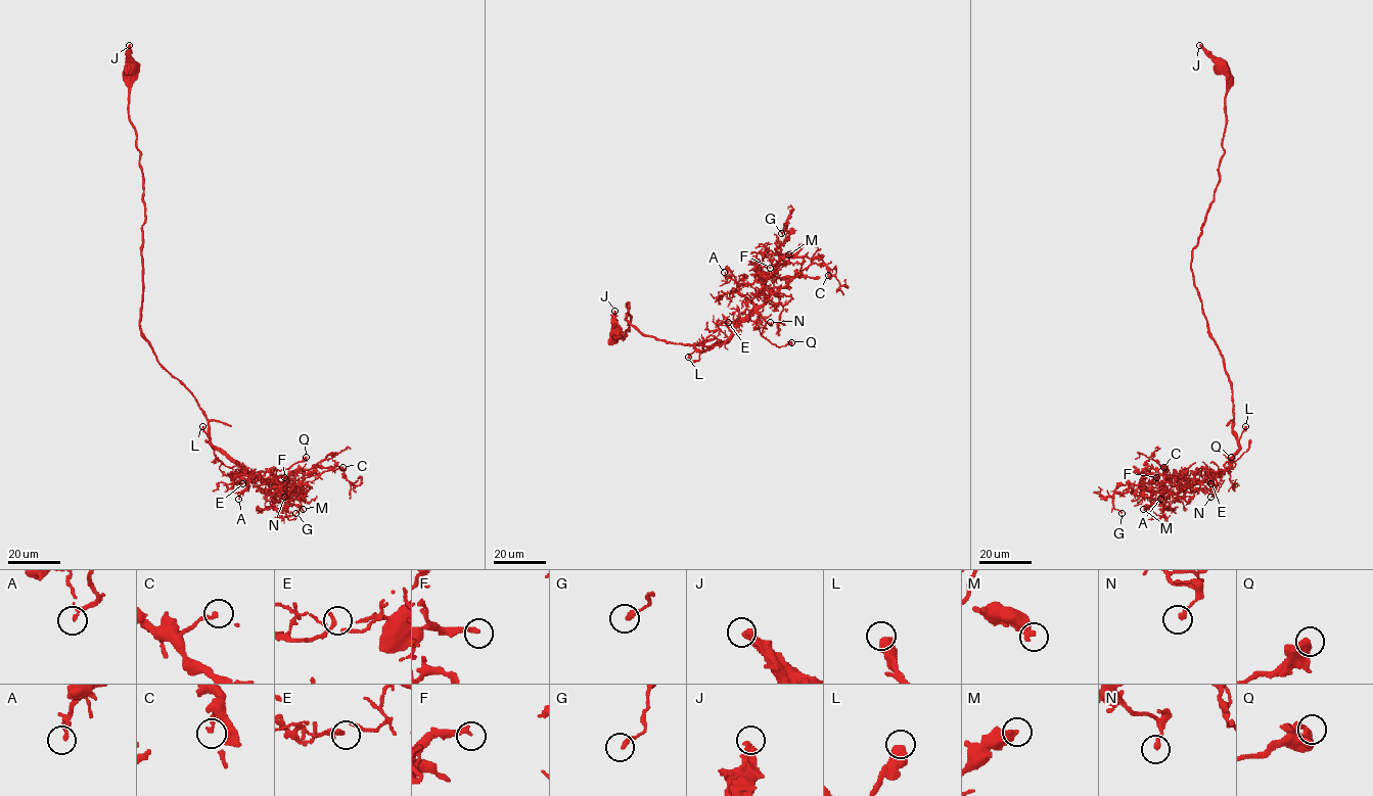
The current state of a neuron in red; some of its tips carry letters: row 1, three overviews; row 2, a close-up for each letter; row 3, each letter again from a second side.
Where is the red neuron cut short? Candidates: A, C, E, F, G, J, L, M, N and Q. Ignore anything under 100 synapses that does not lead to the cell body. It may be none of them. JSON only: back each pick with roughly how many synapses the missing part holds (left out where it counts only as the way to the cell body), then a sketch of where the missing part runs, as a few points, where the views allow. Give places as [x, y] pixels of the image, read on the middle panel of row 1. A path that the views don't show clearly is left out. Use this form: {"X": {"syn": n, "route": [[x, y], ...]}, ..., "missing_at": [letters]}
{"missing_at": []}

